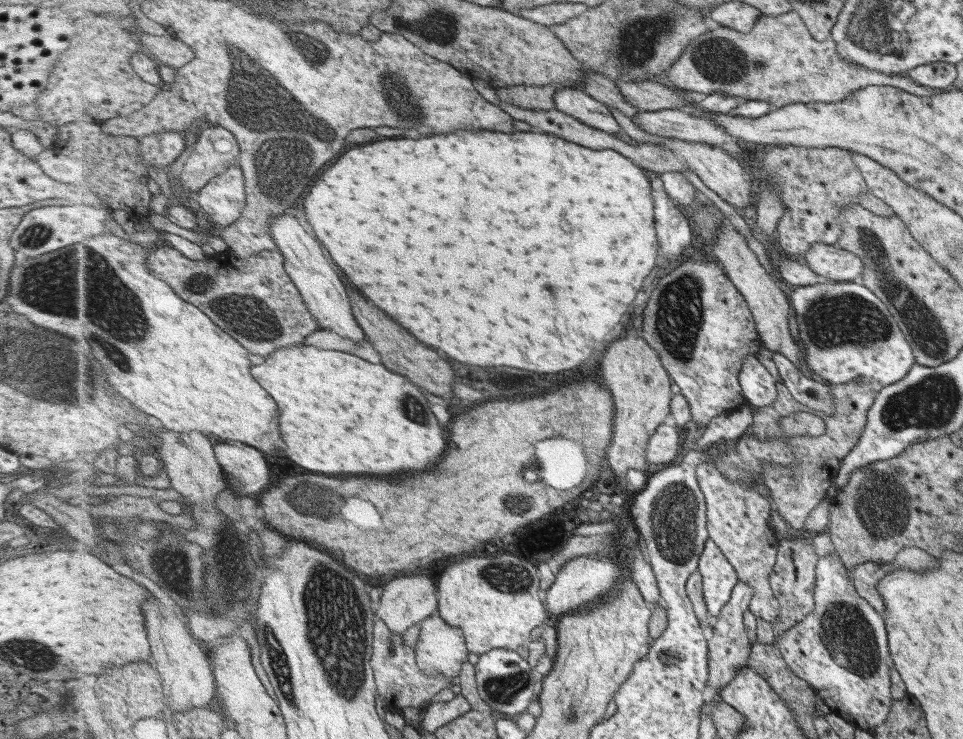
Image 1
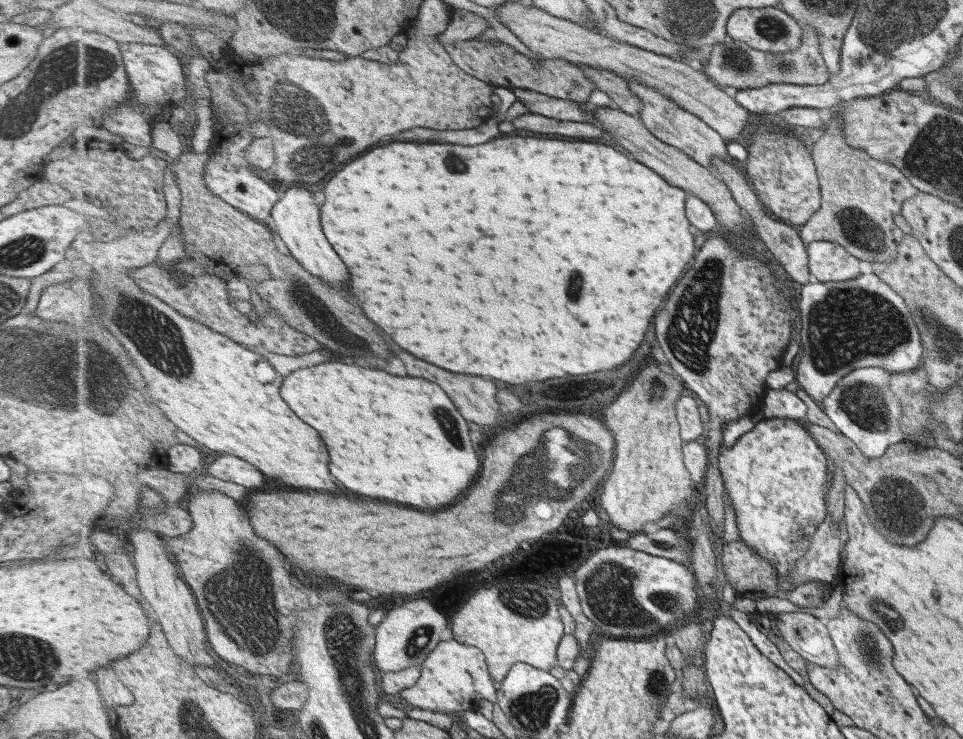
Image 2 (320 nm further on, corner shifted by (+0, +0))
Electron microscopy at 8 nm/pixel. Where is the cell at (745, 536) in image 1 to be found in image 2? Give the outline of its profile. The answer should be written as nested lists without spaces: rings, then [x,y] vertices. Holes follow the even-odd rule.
[[[792,611],[772,615],[767,624],[779,631],[781,638],[807,663],[837,669],[837,652],[823,620]]]

